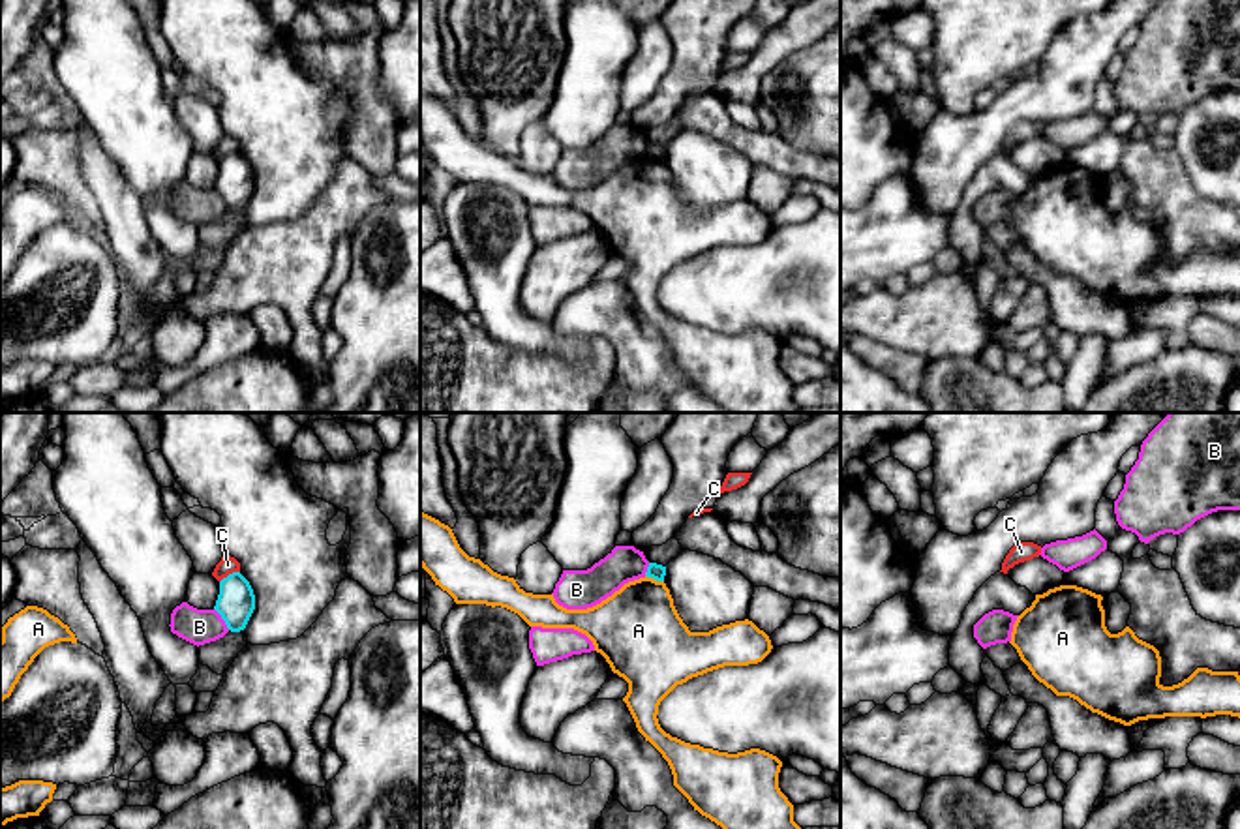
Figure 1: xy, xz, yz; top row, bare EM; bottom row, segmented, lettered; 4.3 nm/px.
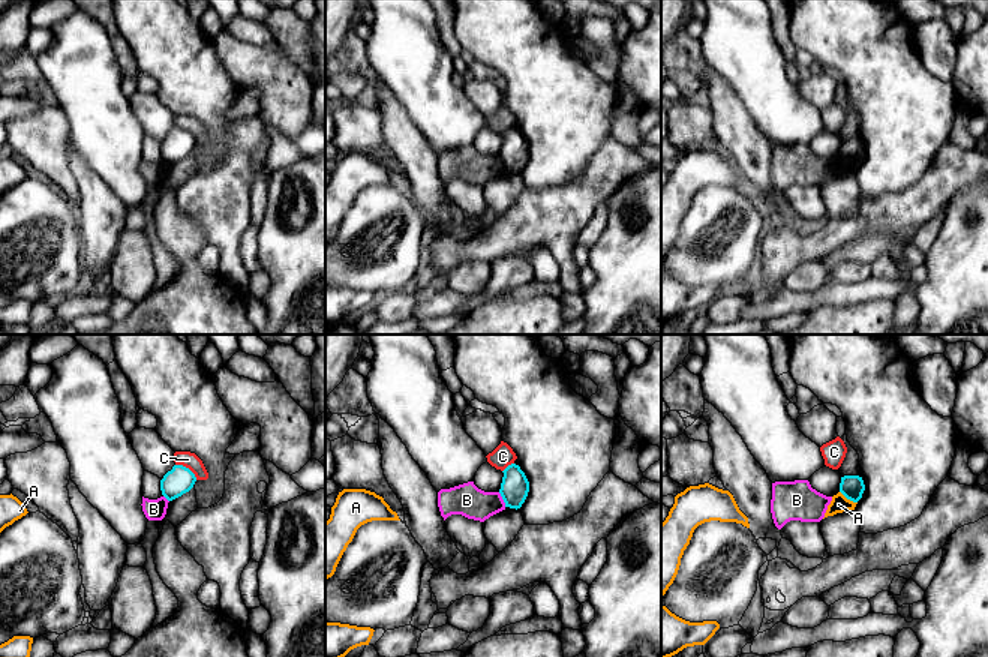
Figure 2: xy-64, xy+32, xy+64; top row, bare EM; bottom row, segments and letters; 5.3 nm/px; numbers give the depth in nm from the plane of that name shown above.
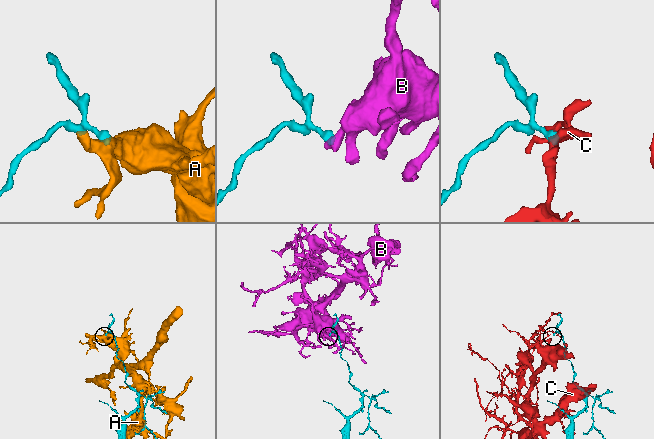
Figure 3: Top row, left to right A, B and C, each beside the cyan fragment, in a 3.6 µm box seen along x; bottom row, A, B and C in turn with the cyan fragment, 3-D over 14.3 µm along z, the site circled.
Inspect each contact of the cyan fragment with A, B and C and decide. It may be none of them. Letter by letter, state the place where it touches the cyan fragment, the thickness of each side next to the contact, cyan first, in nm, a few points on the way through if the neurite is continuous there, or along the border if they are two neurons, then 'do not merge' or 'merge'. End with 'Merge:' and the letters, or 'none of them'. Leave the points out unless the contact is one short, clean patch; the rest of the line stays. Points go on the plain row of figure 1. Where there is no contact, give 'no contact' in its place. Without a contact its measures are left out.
A: meets cyan in xz at (655, 158); 70 nm thick on the cyan side, 380 nm on the other; border along xz (646, 154), (663, 162); do not merge
B: meets cyan in xy at (222, 197); 160 nm thick on the cyan side, 150 nm on the other; border along xy (214, 188), (229, 209); do not merge
C: meets cyan in xy at (229, 154); 160 nm thick on the cyan side, 80 nm on the other; border along xy (239, 150), (233, 150), (220, 162); do not merge
Merge: none of them

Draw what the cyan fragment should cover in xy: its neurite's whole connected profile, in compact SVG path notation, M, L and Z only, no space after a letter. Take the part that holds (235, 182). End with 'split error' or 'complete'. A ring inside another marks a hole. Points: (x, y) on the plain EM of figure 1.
M233 152L219 161L214 189L221 195L231 212L246 208L255 189L255 174L250 161L240 152Z; complete

